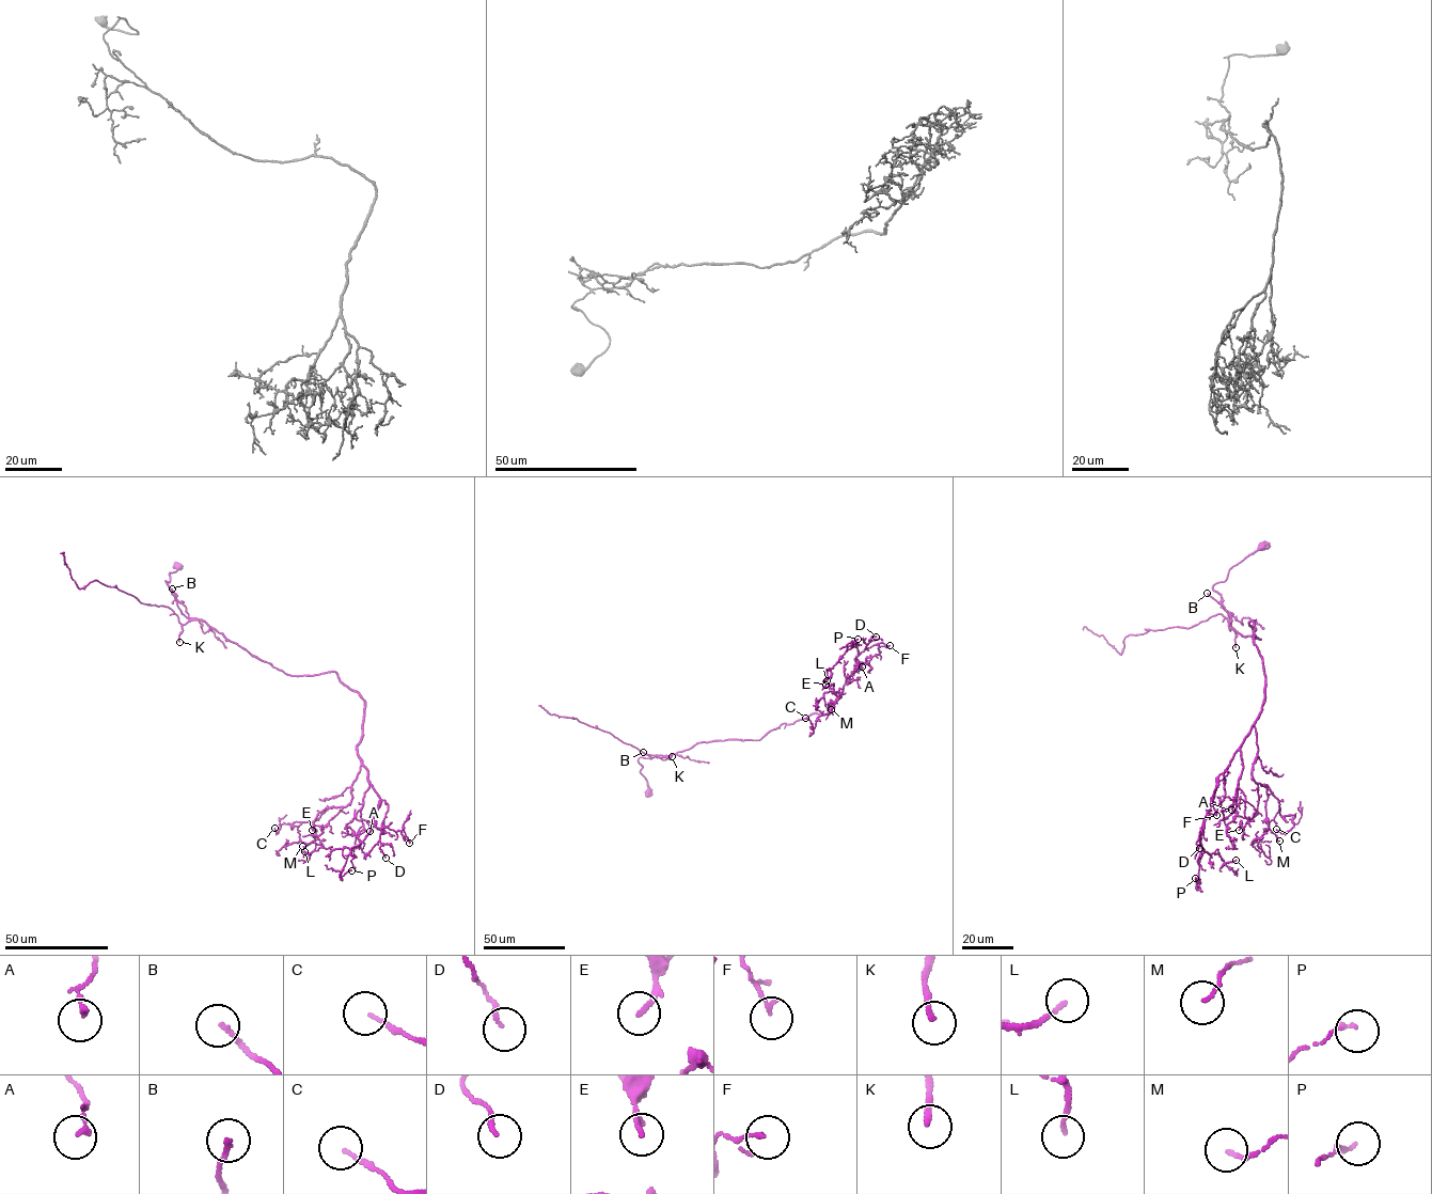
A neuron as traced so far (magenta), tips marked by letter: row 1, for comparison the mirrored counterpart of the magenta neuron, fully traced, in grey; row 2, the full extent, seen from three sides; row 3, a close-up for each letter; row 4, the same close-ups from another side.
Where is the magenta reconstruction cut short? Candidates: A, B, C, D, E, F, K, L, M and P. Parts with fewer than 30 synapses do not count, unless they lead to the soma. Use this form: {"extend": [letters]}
{"extend": ["K"]}

